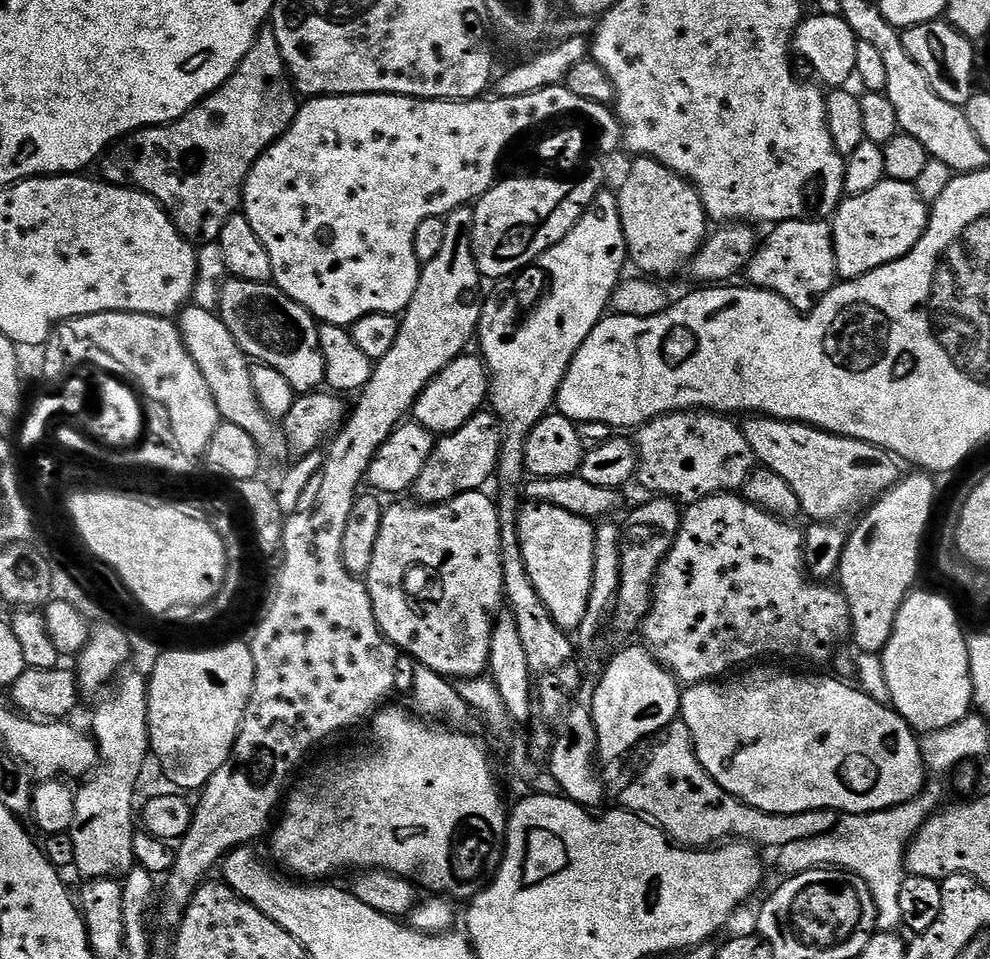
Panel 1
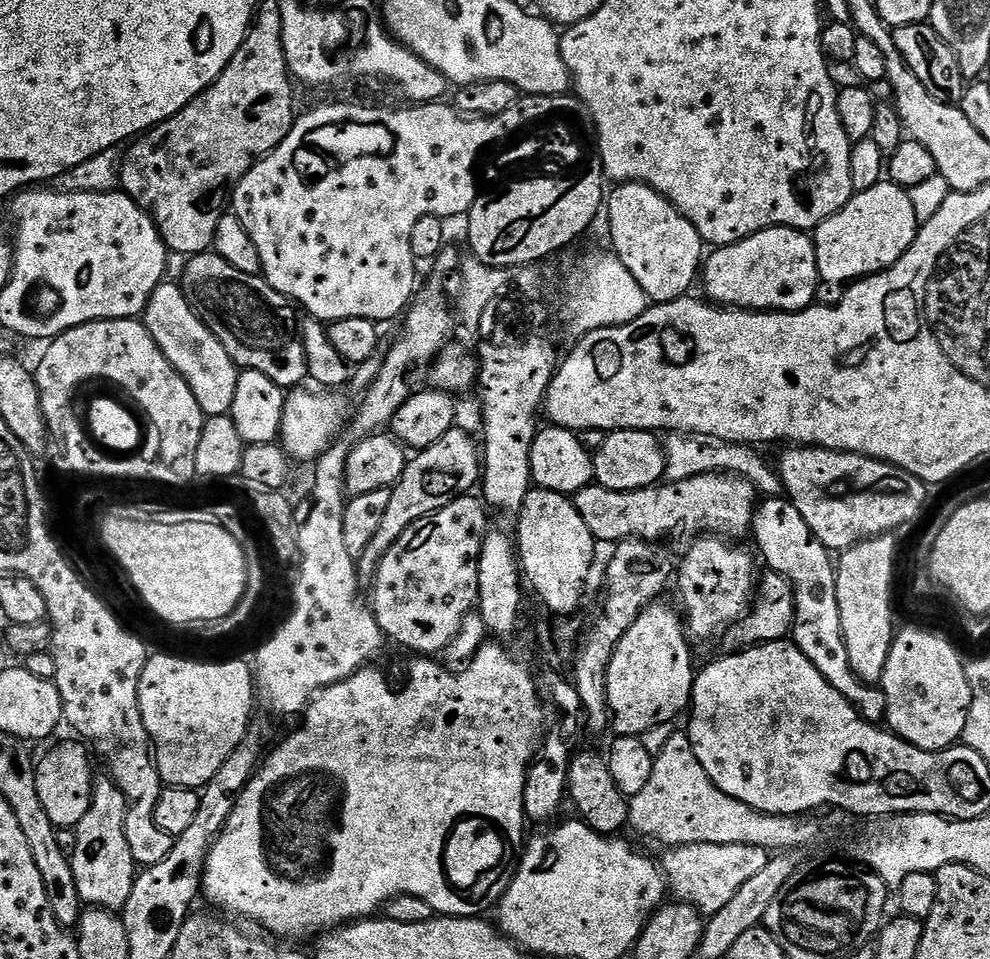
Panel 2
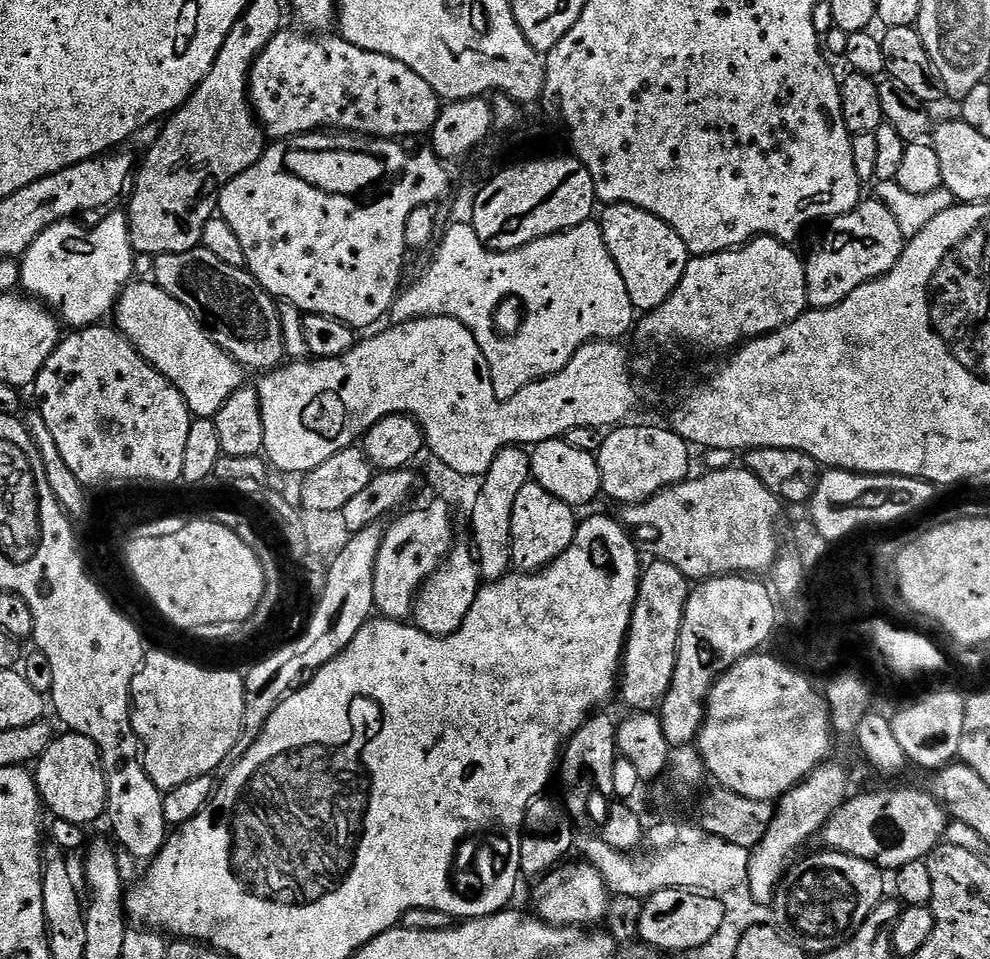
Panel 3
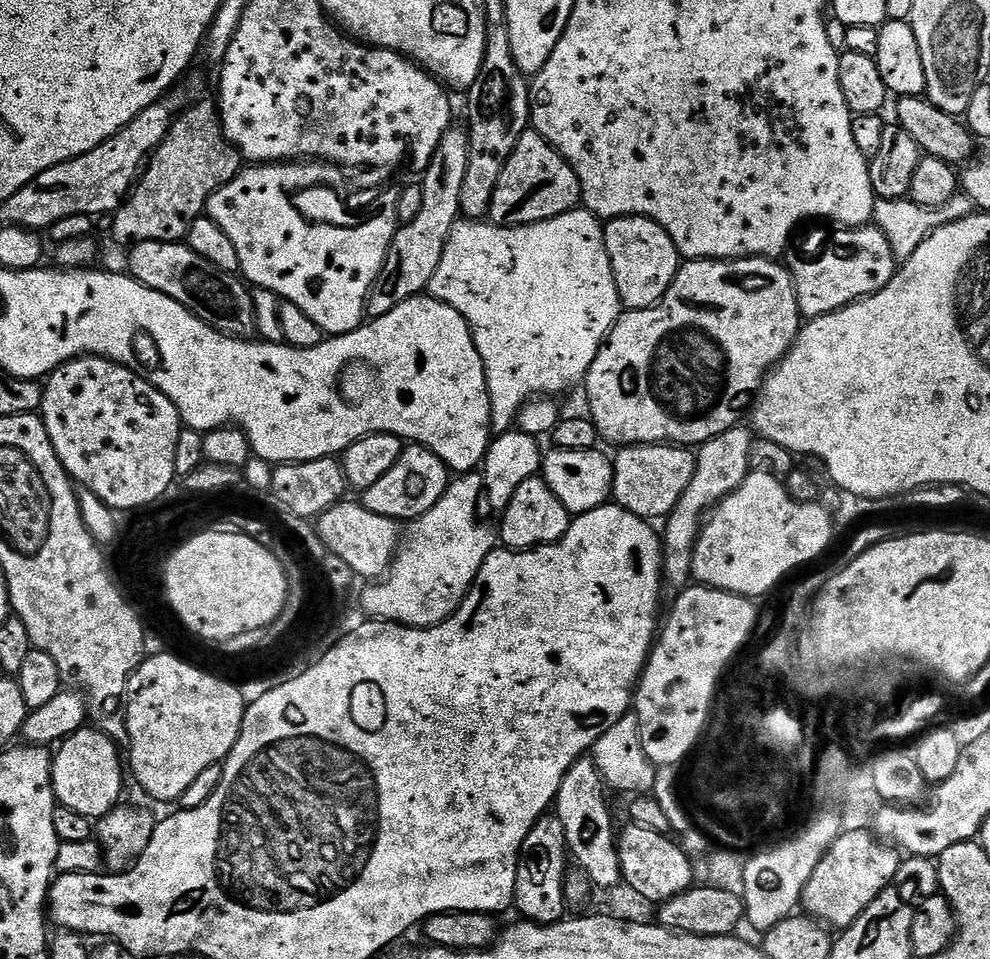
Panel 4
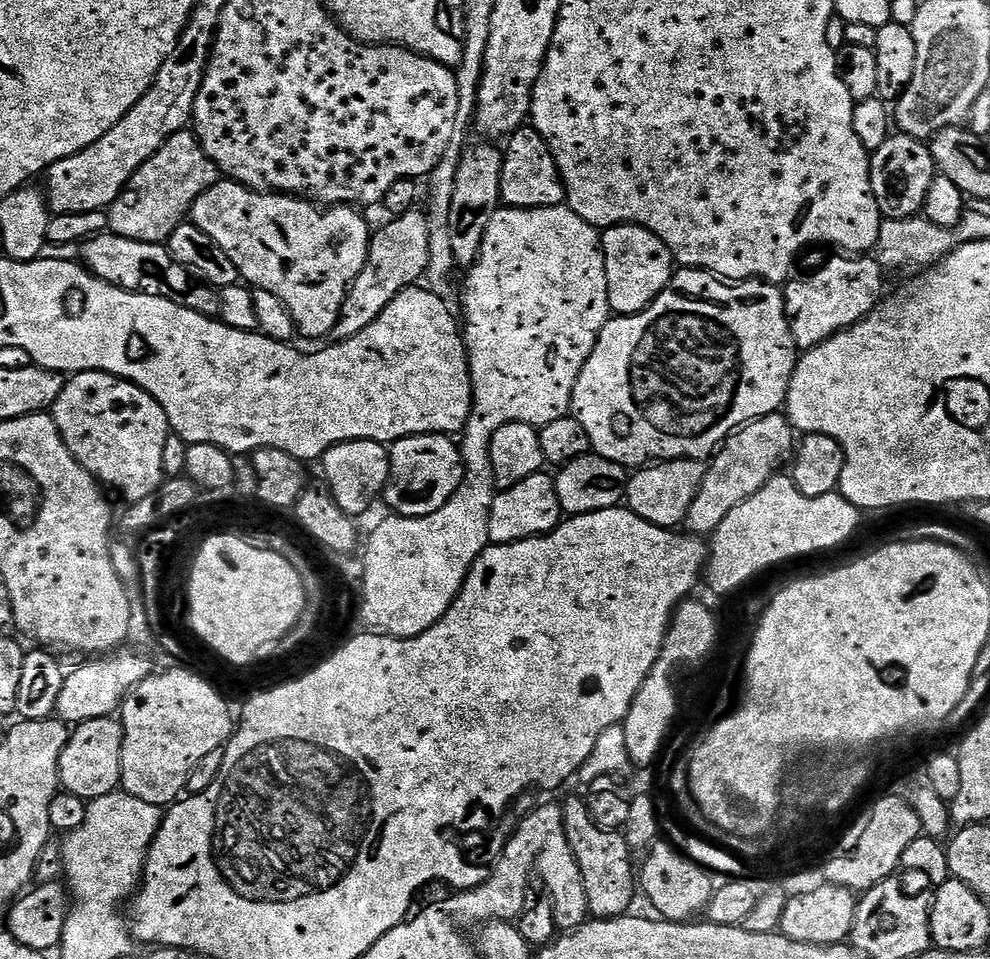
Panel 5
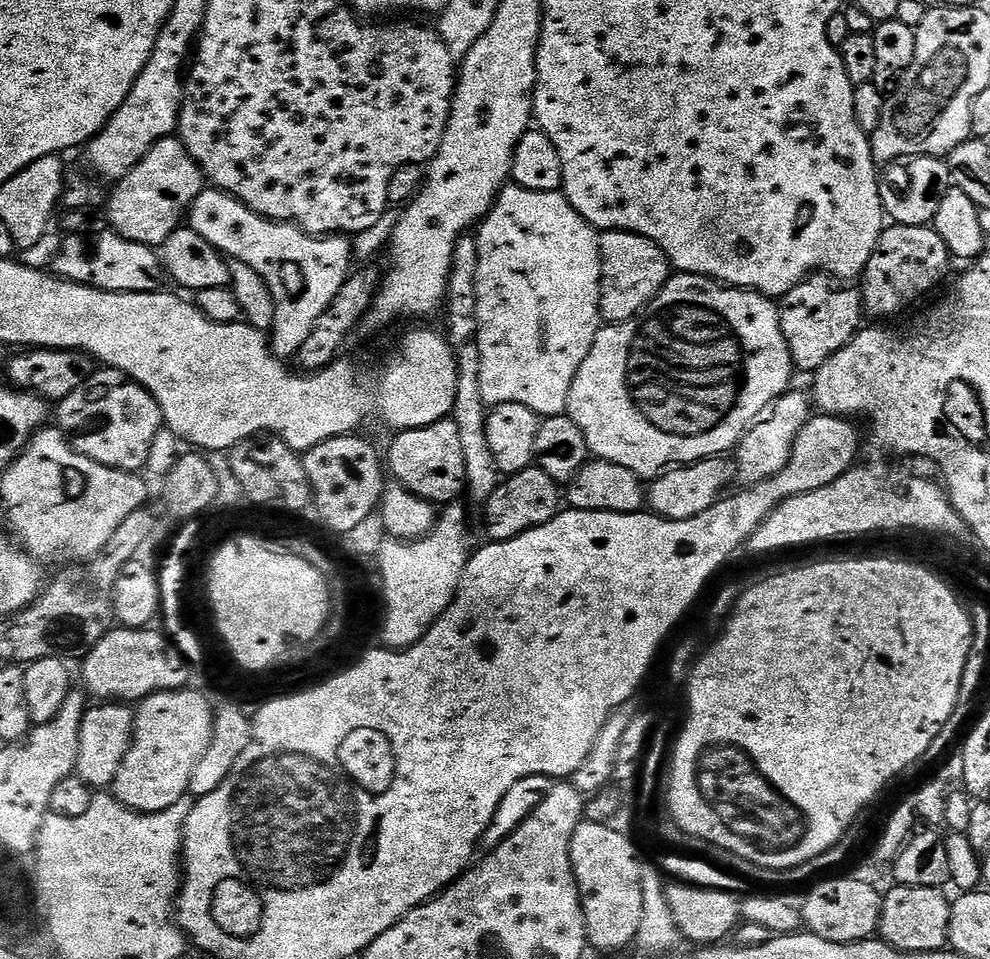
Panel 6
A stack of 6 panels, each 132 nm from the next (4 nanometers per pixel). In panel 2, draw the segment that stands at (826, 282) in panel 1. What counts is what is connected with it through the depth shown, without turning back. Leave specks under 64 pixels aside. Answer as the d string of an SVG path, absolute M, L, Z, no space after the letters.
M763 228L738 242L709 251L702 264L702 284L703 280L703 295L717 306L749 312L801 312L803 308L813 307L815 300L812 299L820 284L816 245L813 237L799 228Z

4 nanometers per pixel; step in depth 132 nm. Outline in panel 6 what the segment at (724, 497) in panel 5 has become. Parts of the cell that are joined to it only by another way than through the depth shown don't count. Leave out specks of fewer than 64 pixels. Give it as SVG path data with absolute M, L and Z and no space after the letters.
M789 390L780 396L768 408L766 415L757 420L751 428L745 432L740 443L734 449L736 456L736 468L734 464L734 476L741 481L741 485L747 486L768 480L776 476L790 462L790 454L794 450L794 442L798 434L802 434L802 426L813 415L814 408L809 397L797 390Z

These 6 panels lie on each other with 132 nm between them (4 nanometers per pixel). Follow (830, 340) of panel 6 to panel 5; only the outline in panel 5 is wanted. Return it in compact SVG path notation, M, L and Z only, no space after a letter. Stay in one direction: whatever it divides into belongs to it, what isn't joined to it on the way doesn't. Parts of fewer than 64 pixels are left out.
M836 254L817 272L798 276L789 279L782 291L790 334L800 350L816 348L834 334L853 328L859 320L865 320L876 309L885 291L885 269L868 254Z

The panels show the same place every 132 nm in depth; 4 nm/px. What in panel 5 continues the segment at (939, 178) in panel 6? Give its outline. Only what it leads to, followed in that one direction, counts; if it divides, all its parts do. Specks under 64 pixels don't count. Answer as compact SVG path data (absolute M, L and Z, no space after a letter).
M903 134L889 135L882 146L870 156L870 186L874 194L874 202L878 202L881 217L886 220L894 218L910 218L923 213L926 194L930 194L930 182L937 176L936 163L932 157L932 149L925 141L916 140L913 136Z

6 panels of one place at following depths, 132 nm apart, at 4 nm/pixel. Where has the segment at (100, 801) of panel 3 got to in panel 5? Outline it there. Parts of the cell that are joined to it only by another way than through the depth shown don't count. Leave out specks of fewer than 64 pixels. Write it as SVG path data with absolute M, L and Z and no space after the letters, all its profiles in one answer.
M103 716L71 729L60 759L60 783L63 791L86 801L94 801L121 787L124 725L119 719Z

